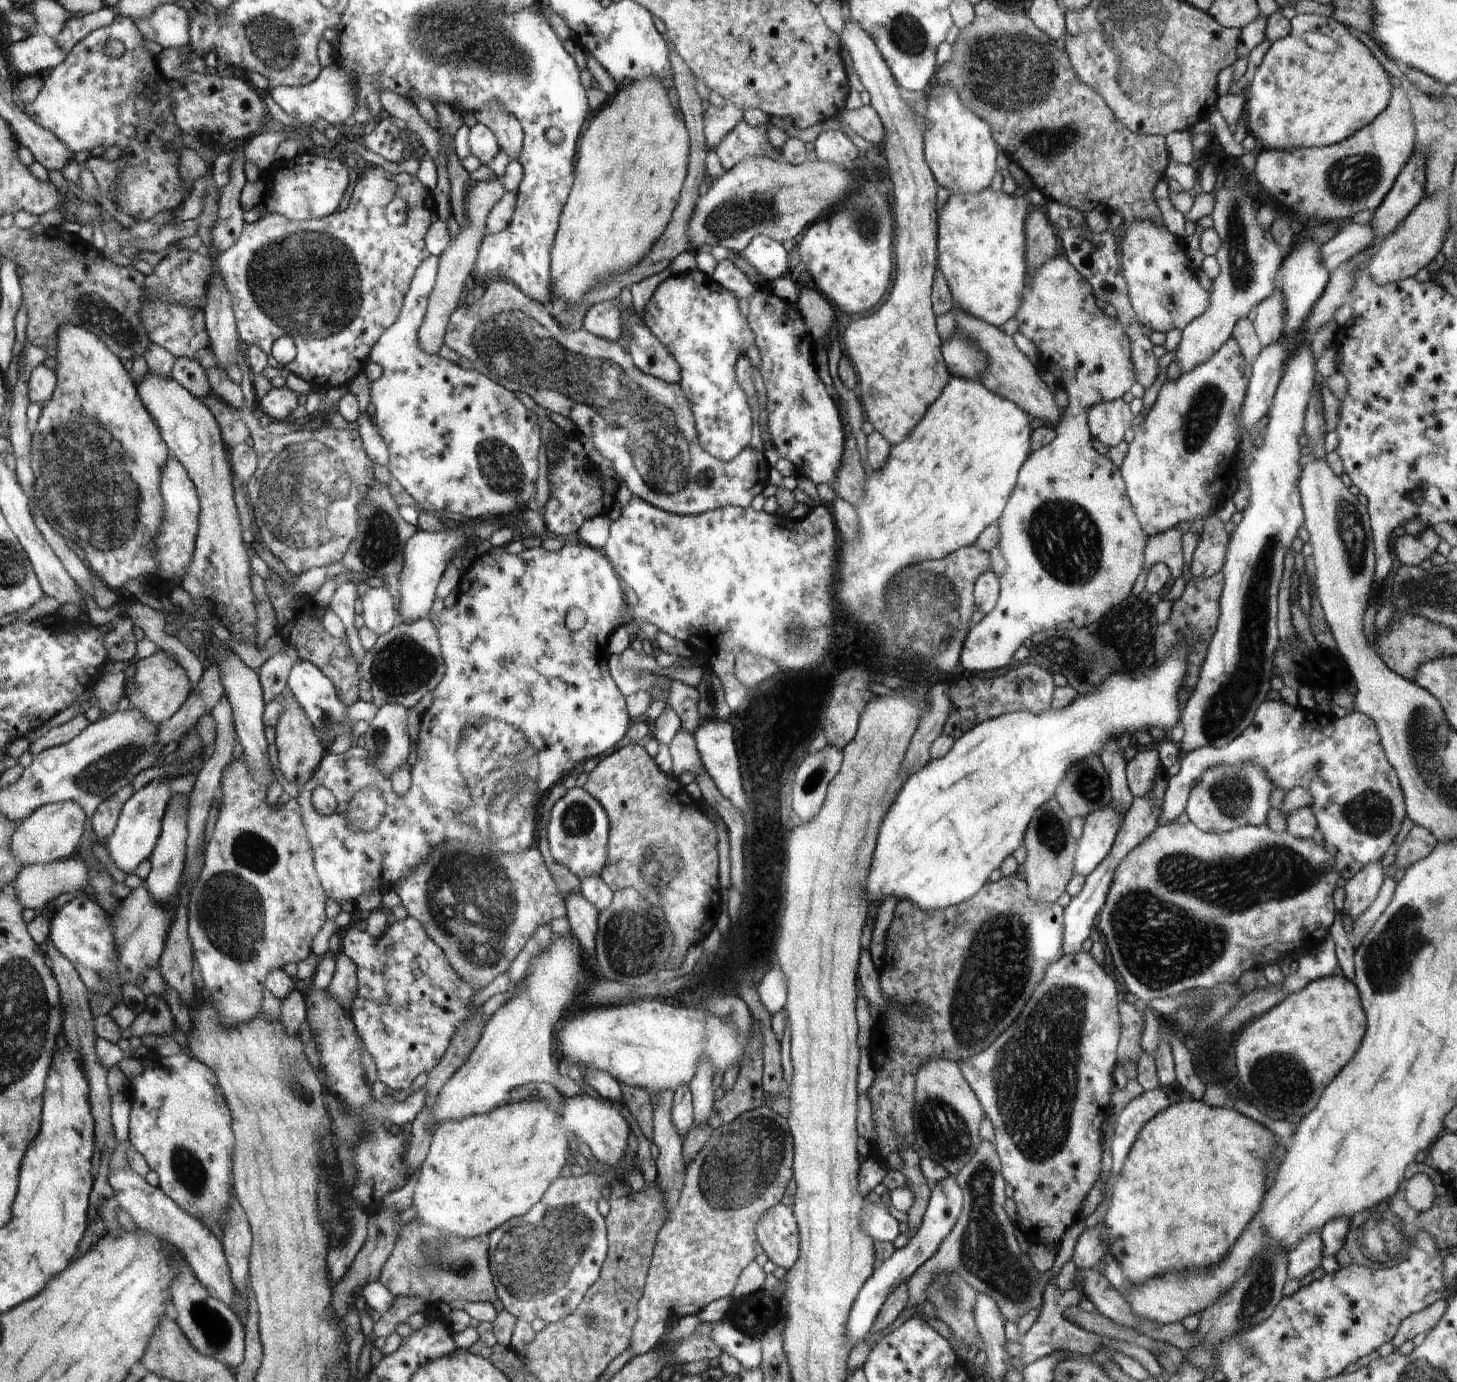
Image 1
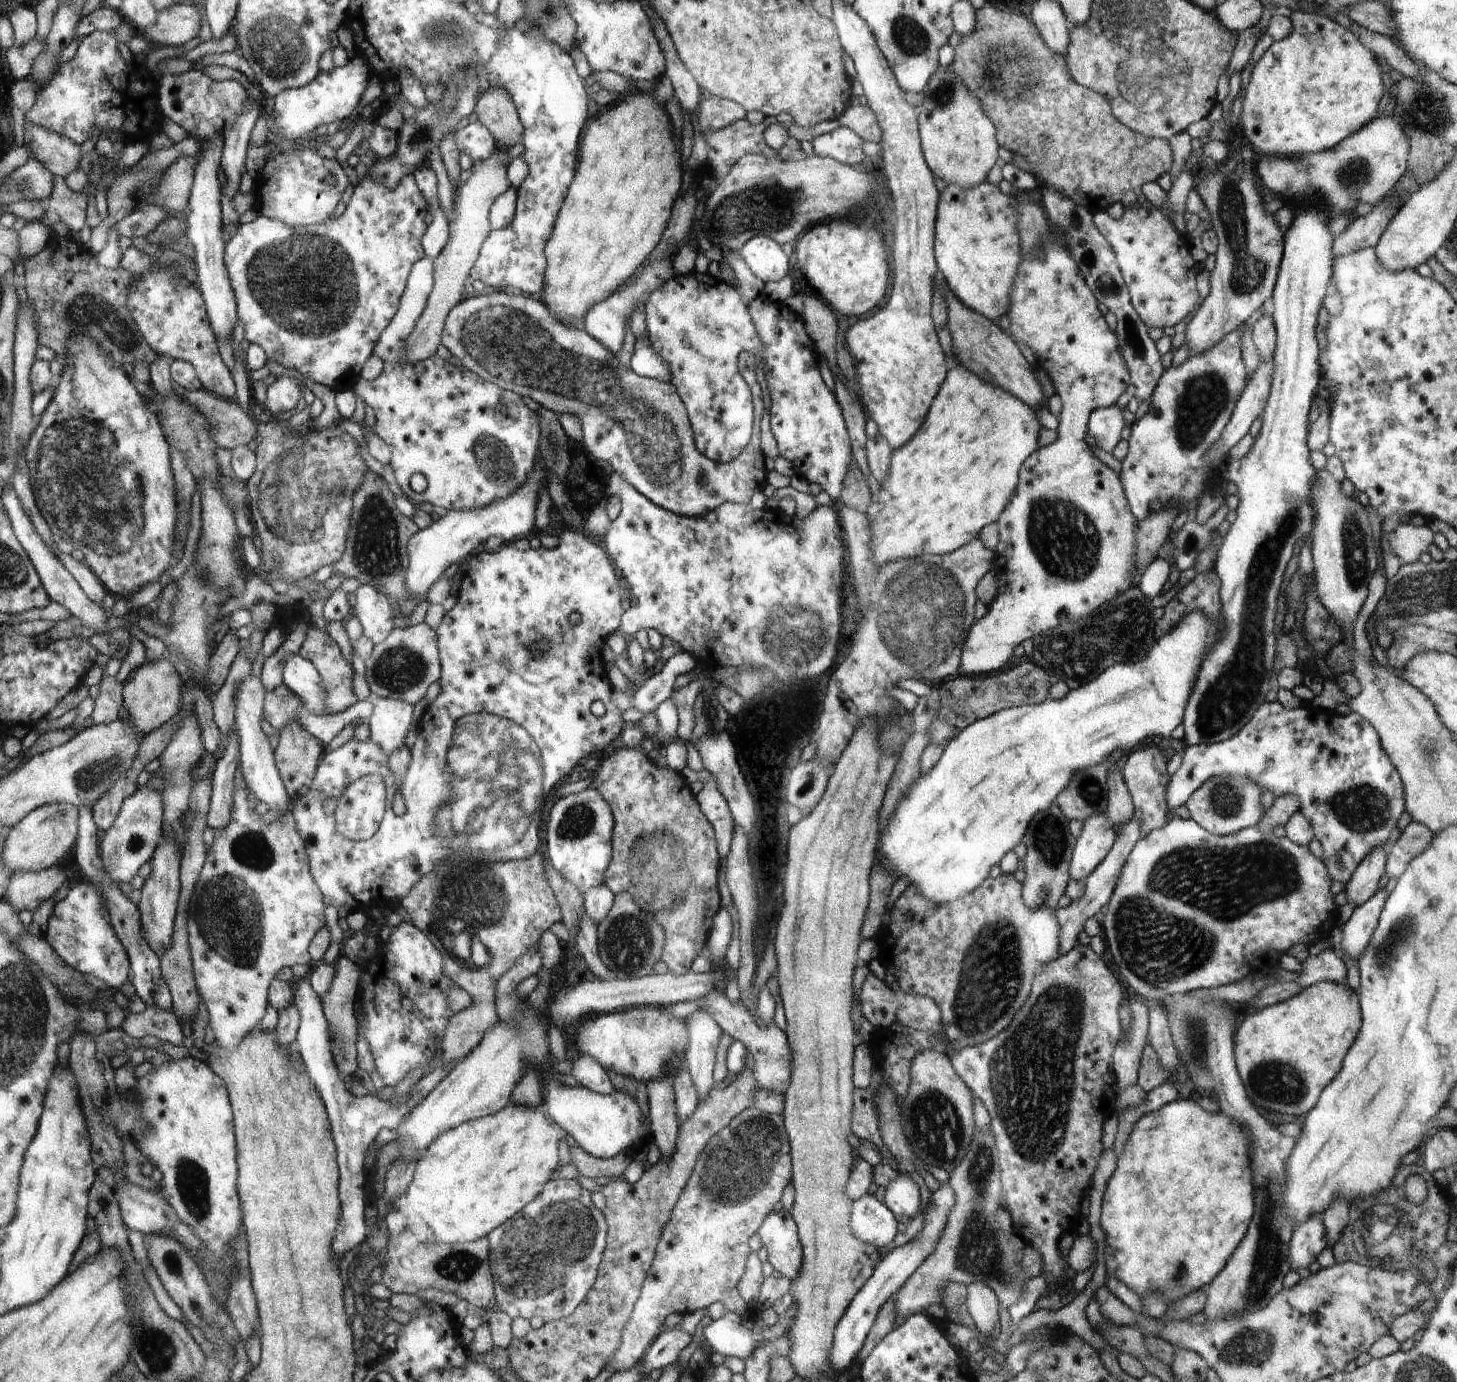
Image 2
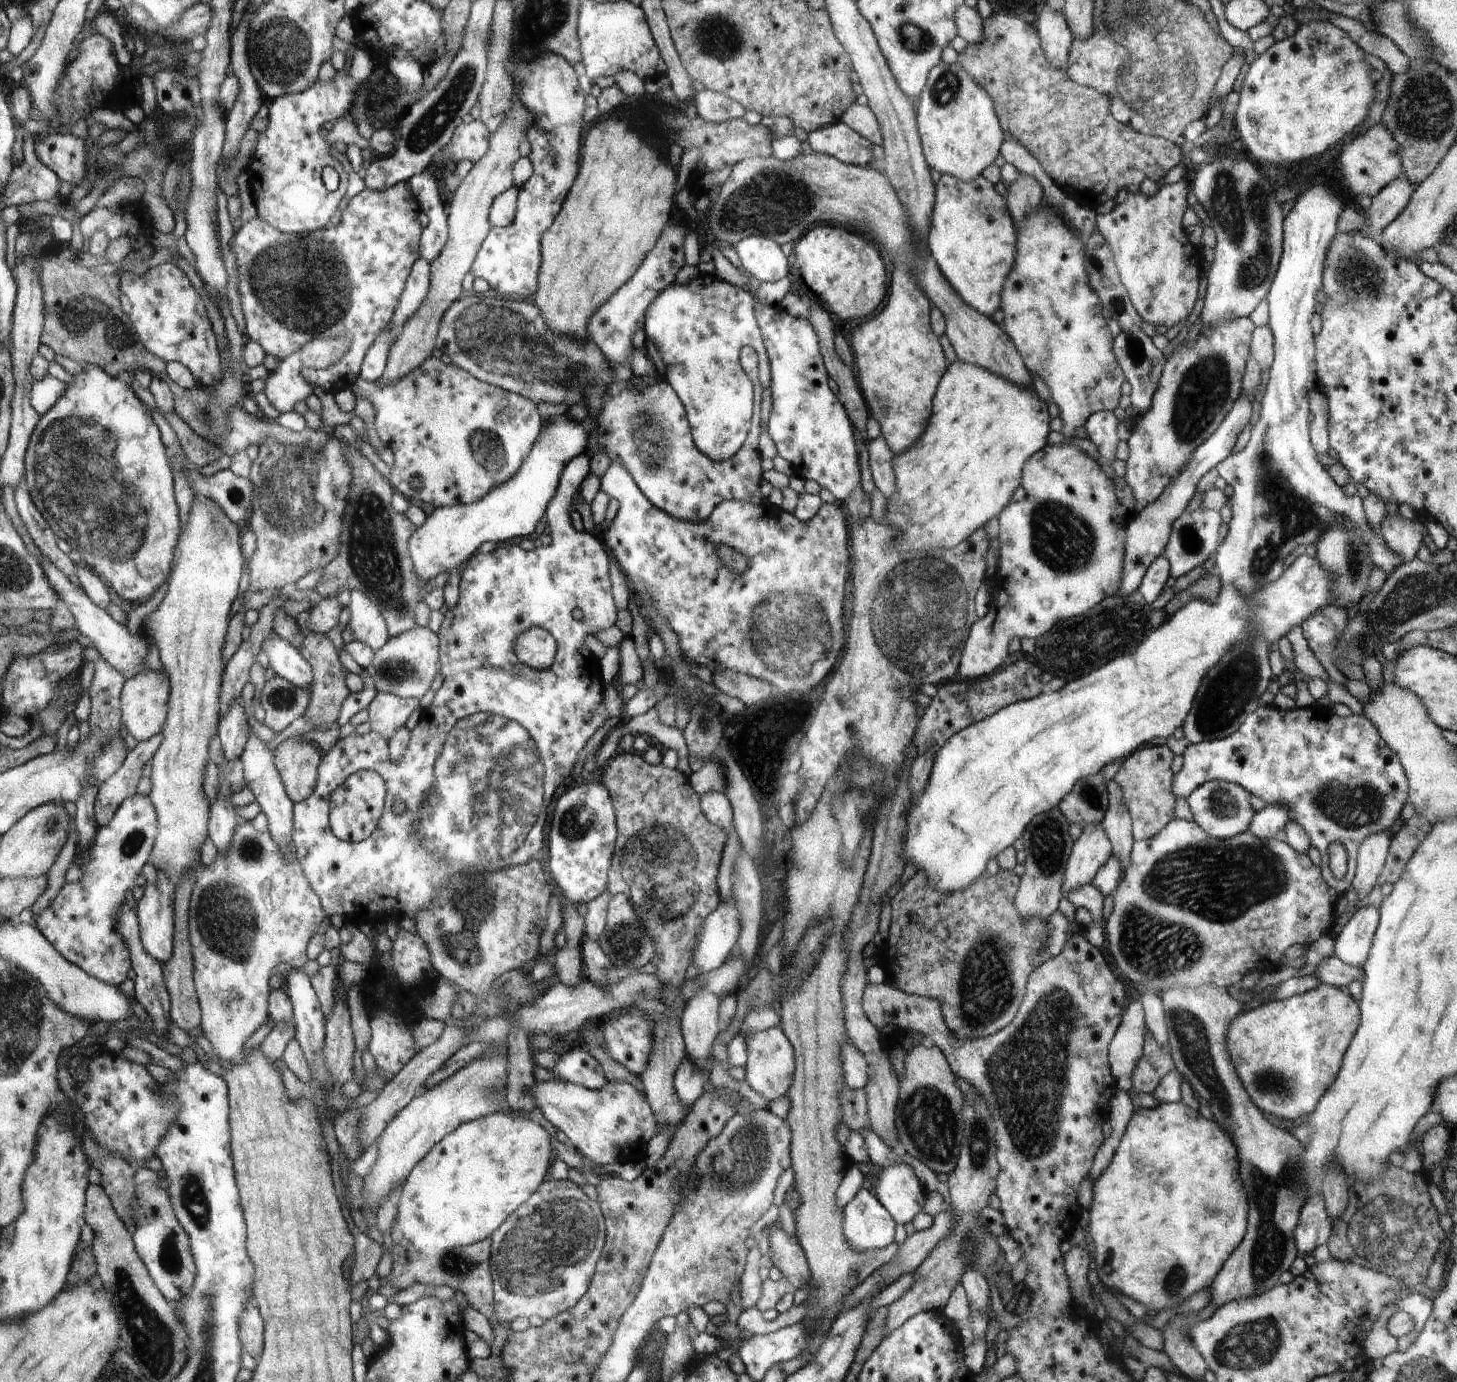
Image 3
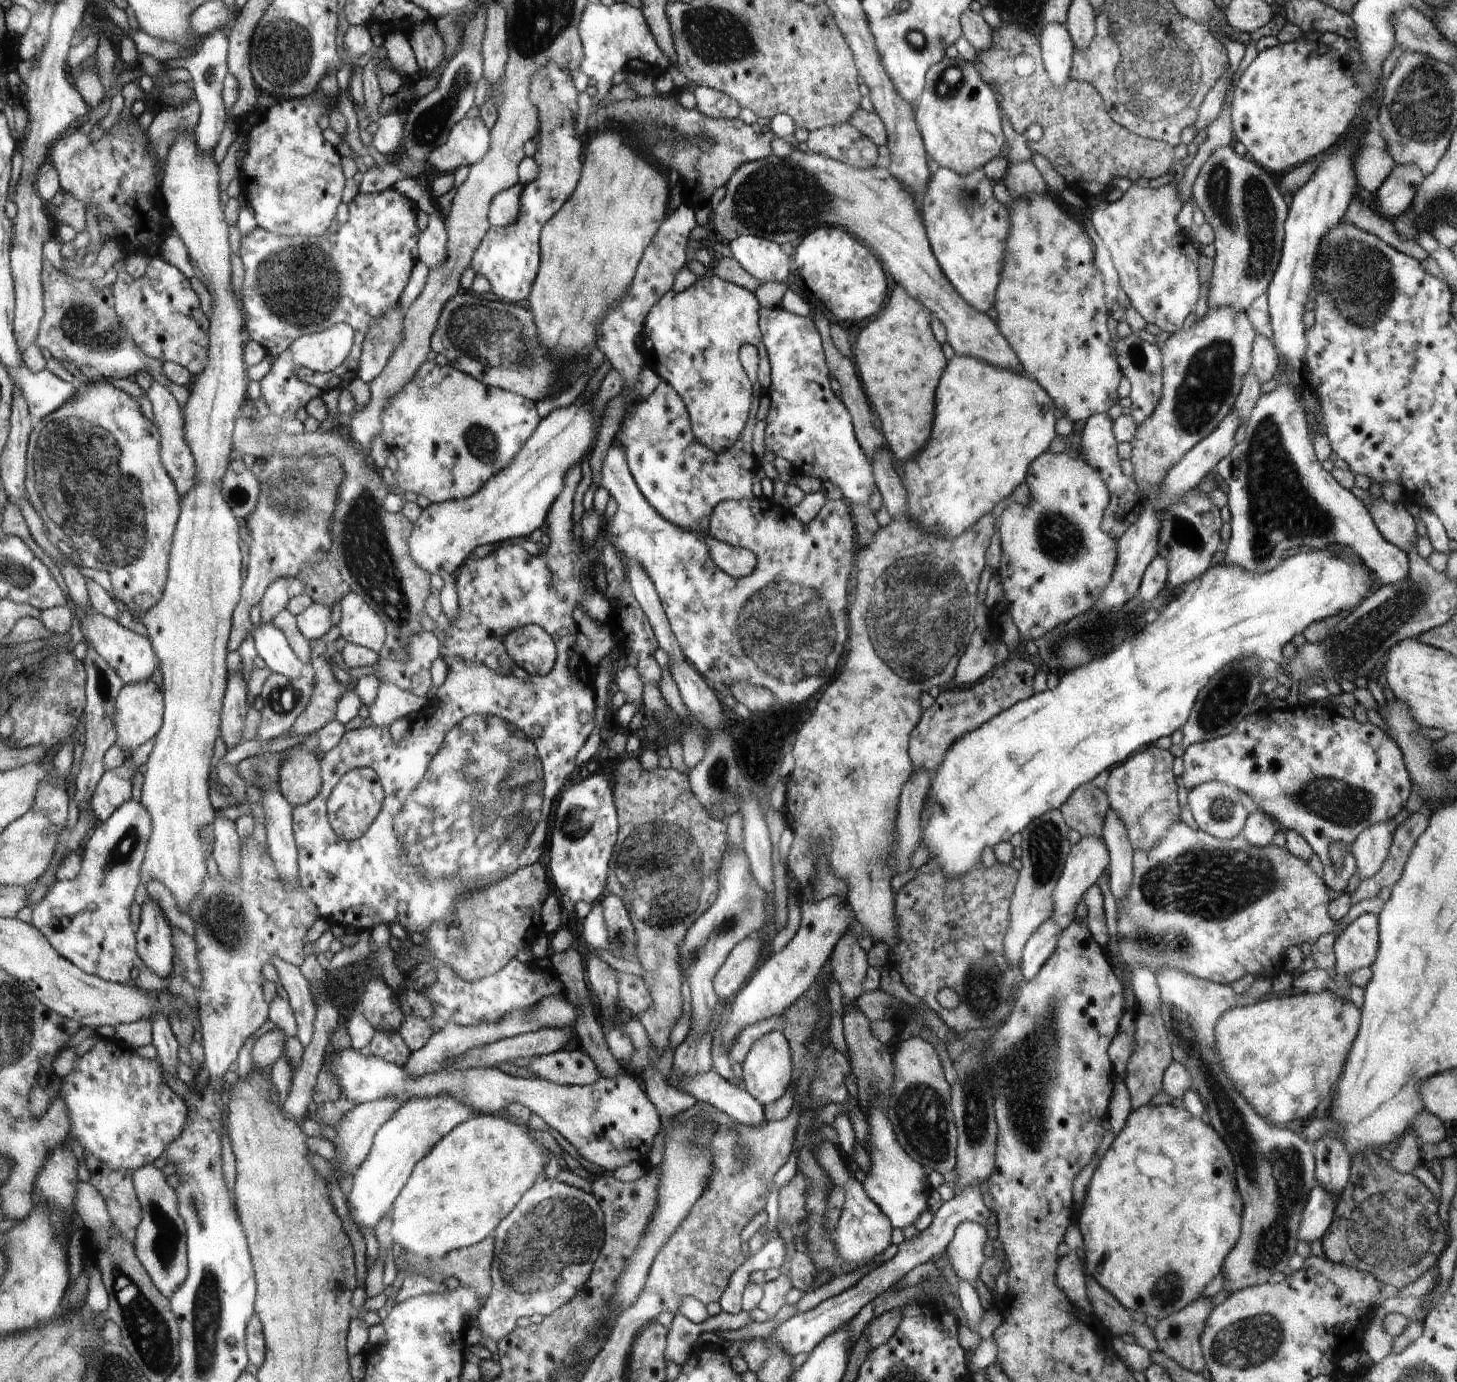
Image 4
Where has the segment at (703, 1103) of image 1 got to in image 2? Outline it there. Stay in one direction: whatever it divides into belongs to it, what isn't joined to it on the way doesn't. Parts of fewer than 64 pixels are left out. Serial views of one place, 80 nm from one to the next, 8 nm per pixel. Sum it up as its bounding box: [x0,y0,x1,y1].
[684,1011,723,1104]

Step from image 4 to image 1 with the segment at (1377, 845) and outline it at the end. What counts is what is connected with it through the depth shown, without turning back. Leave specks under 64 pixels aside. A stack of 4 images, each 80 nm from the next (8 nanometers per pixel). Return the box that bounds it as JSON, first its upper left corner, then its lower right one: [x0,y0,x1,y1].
[1342,861,1385,920]

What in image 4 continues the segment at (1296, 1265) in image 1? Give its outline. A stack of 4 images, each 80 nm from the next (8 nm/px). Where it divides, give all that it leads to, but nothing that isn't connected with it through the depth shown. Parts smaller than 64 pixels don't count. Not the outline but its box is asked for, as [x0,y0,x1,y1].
[1297,1187,1336,1244]

